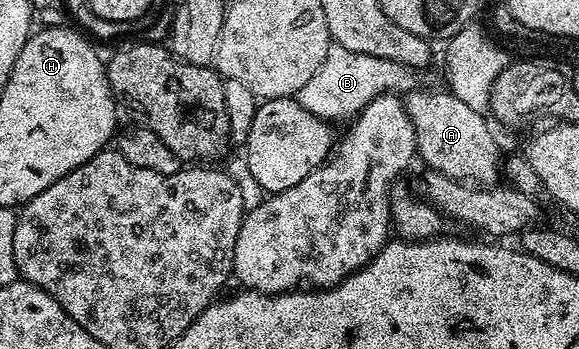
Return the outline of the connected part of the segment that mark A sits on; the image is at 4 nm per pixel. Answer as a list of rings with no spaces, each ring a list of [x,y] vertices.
[[[417,88],[404,98],[404,107],[410,116],[410,124],[414,124],[419,161],[424,161],[428,170],[437,170],[442,176],[450,176],[454,180],[474,186],[497,185],[502,174],[502,154],[500,158],[500,146],[496,143],[491,128],[488,127],[489,119],[481,111],[462,104],[458,96],[454,96],[444,88],[441,90]]]

